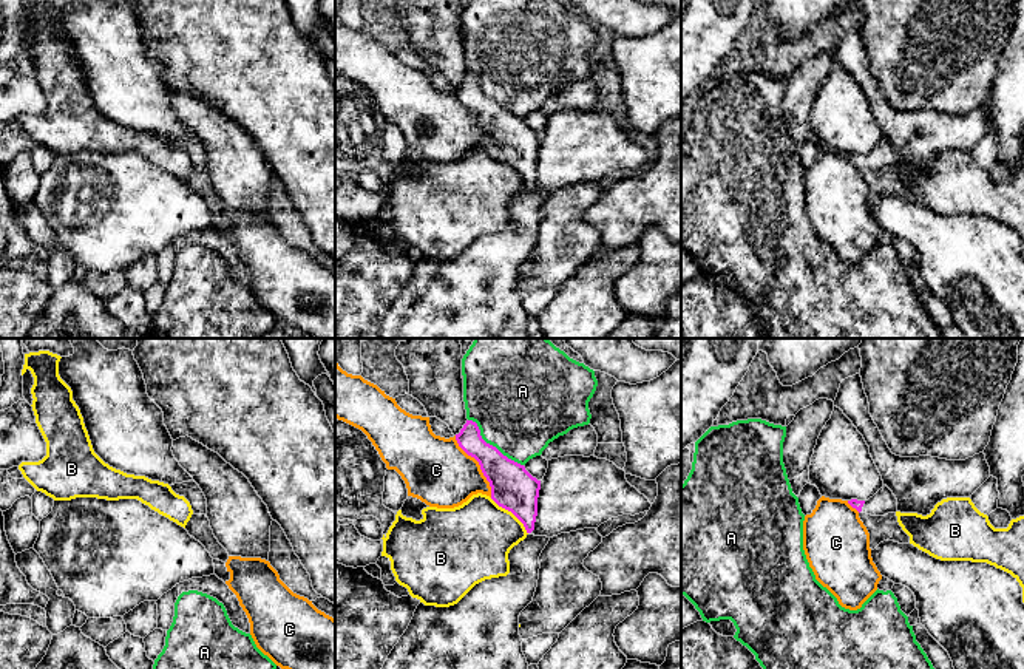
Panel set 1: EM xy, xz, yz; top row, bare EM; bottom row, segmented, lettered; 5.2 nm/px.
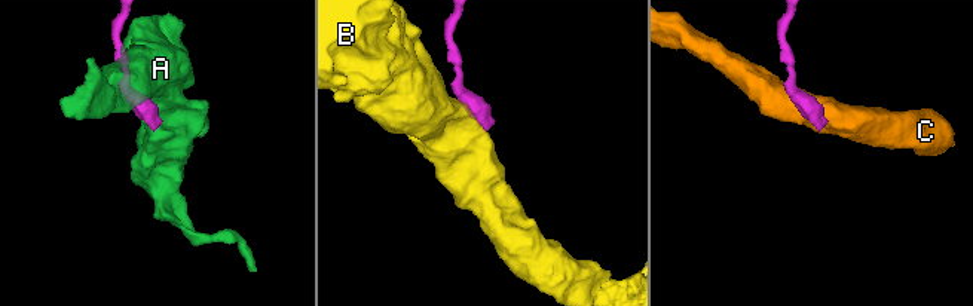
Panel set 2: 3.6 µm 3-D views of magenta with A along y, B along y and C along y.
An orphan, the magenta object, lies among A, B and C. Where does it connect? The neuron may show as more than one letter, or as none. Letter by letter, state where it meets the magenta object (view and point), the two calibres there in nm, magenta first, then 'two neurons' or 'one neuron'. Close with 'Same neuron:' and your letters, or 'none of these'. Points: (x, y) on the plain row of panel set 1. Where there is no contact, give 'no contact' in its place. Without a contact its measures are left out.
A: xz (491, 99) | 220/480 nm | two neurons
B: xz (512, 166) | 220/380 nm | two neurons
C: xz (479, 118) | 220/340 nm | two neurons
Same neuron: none of these

